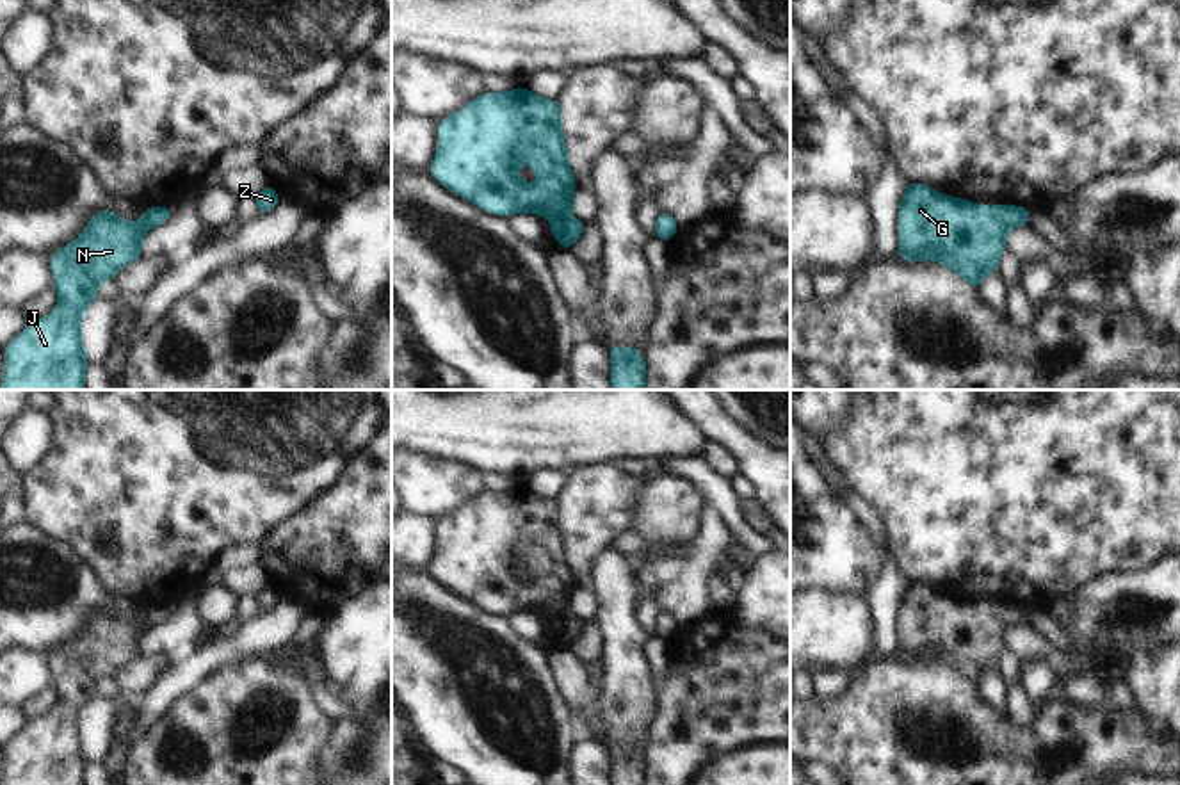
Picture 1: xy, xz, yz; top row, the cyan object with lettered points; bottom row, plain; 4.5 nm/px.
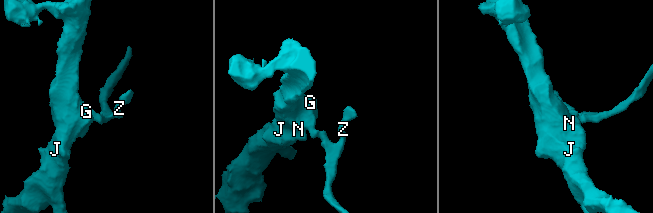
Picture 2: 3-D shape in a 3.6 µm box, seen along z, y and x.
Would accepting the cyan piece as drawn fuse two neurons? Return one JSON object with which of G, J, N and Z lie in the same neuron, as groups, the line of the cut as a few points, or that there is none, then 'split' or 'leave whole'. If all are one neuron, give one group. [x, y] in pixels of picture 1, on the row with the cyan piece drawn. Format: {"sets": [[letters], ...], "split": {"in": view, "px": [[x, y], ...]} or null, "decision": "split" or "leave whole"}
{"sets": [["G", "J", "N", "Z"]], "split": null, "decision": "leave whole"}

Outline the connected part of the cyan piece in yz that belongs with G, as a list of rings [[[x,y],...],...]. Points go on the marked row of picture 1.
[[[906,182],[899,206],[899,256],[936,260],[979,290],[982,278],[998,271],[1007,231],[1027,226],[1030,210],[1006,203],[990,208]]]

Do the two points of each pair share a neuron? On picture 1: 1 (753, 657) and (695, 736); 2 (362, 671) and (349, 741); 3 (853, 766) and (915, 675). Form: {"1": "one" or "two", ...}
{"1": "one", "2": "one", "3": "one"}

